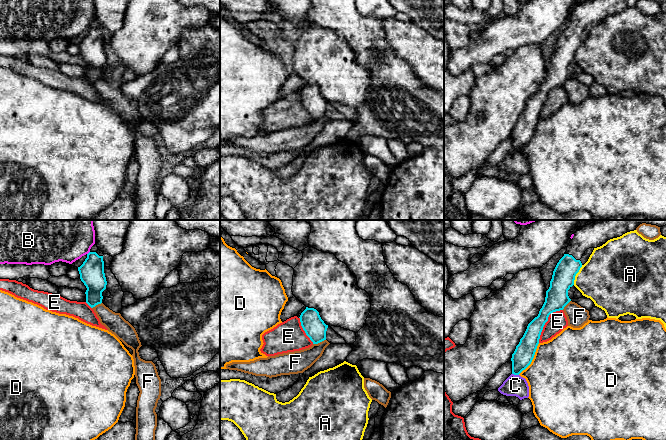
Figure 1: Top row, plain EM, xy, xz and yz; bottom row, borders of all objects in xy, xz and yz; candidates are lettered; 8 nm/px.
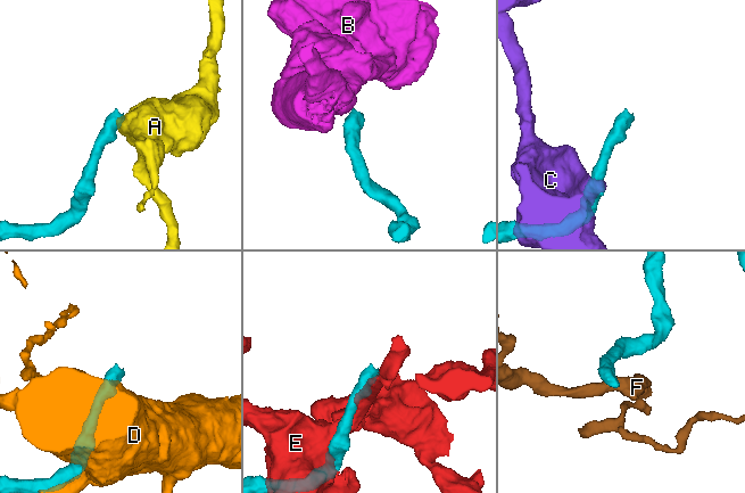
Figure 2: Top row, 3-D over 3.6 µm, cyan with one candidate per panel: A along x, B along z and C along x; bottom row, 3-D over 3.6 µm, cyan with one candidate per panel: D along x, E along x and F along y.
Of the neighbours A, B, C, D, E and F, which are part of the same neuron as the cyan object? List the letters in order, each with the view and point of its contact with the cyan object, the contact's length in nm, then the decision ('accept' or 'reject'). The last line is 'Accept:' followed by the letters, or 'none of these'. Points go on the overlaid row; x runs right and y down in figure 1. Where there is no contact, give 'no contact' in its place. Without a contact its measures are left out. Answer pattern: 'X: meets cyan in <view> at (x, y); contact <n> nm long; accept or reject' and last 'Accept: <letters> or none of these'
A: meets cyan in yz at (575, 275); contact 180 nm long; reject
B: meets cyan in xy at (88, 253); contact 40 nm long; reject
C: meets cyan in yz at (515, 374); contact 60 nm long; reject
D: meets cyan in yz at (532, 359); contact 300 nm long; reject
E: meets cyan in yz at (546, 321); contact 340 nm long; reject
F: meets cyan in xz at (319, 342); contact 110 nm long; reject
Accept: none of these

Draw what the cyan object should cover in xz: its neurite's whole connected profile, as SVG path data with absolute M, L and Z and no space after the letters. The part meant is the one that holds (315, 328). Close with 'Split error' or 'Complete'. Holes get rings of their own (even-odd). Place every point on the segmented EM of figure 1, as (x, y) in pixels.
M306 307L299 318L303 330L313 344L326 340L328 325L324 323L316 309Z. Complete

